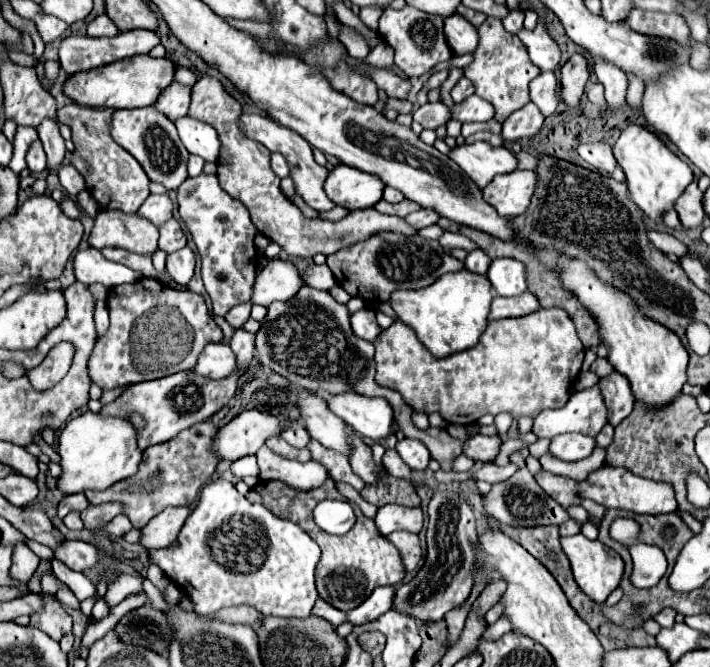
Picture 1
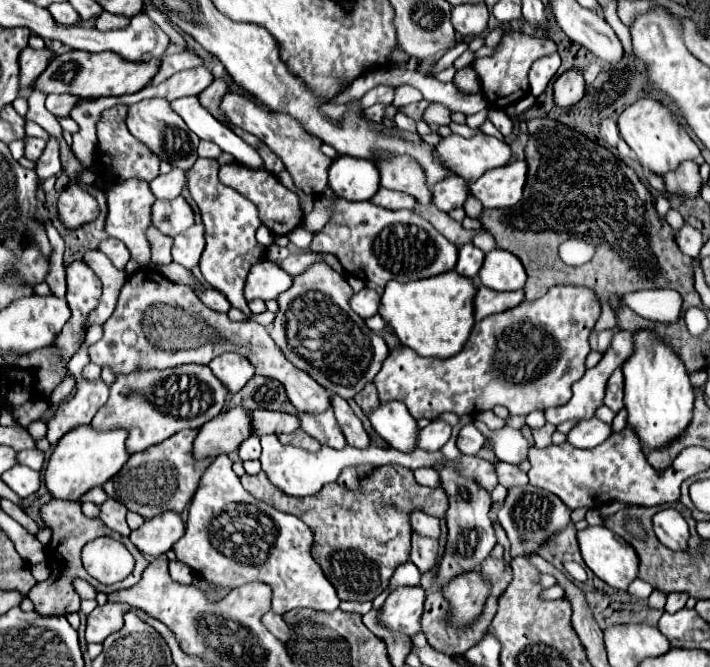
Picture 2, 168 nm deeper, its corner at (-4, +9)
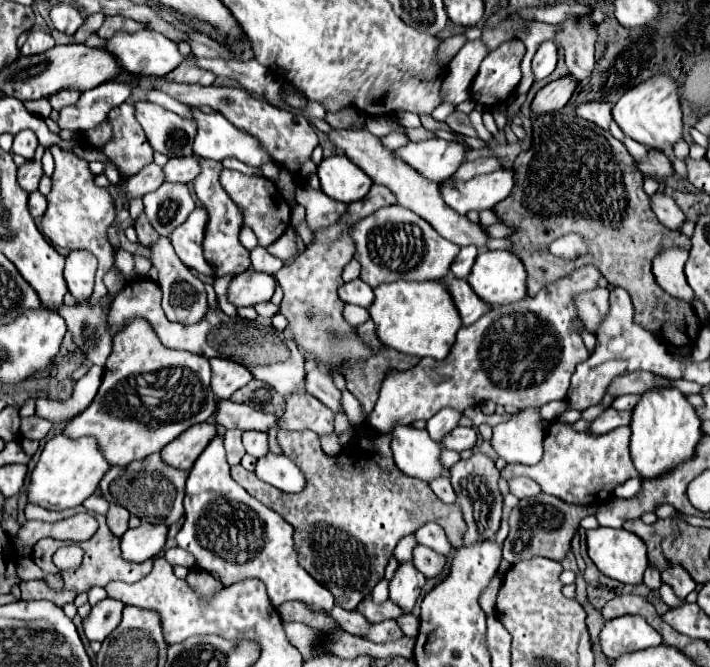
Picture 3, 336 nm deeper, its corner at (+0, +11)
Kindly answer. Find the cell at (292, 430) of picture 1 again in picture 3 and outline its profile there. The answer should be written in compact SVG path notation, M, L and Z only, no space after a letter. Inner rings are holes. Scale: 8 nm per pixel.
M219 401L217 405L217 423L225 429L241 429L241 431L271 431L277 425L277 417L271 413L261 413L243 403Z

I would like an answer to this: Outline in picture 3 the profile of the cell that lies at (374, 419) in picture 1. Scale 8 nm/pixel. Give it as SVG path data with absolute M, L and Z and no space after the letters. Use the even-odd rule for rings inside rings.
M393 425L391 429L391 449L395 457L395 465L421 481L431 481L443 473L439 463L441 445L431 441L425 429L415 429L413 425Z

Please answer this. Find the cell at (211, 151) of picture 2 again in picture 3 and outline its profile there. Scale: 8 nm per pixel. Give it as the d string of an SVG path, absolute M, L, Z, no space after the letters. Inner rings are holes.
M199 109L193 111L199 123L193 145L197 157L215 159L215 161L221 161L225 157L235 157L251 167L259 167L271 161L271 157L261 149L255 137L235 129L223 115L219 113L205 115Z

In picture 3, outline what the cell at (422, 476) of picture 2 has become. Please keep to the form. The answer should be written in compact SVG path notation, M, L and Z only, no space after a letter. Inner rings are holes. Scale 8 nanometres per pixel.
M443 473L439 477L435 477L433 481L429 481L429 487L433 489L433 493L445 501L445 503L455 503L455 491L451 489L451 483L449 483L449 475Z

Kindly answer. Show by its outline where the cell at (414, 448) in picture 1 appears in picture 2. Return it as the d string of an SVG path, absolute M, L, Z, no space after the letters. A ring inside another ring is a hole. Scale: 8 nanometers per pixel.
M443 419L431 421L425 429L419 431L419 449L425 451L437 451L441 449L451 437L451 425Z

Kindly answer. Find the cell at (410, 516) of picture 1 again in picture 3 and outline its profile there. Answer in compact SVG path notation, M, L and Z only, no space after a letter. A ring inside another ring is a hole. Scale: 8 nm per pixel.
M425 523L417 533L415 533L415 539L419 545L425 545L425 547L431 547L443 555L449 553L451 549L451 543L443 531L443 527L439 527L437 523Z

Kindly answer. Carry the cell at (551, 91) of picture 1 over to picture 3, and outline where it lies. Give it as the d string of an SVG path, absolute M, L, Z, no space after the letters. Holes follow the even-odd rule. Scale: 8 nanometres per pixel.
M553 41L541 43L535 57L533 57L533 63L531 63L531 71L533 71L535 81L545 79L547 75L551 75L555 65L557 65L557 47L555 47L555 43Z

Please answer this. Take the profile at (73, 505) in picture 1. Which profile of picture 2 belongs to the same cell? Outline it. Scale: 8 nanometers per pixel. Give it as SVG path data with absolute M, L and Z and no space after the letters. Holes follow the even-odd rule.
M95 487L95 489L87 491L87 493L83 495L83 499L81 499L81 501L93 501L95 505L103 505L103 503L105 503L105 499L107 499L107 493L105 493L101 487Z

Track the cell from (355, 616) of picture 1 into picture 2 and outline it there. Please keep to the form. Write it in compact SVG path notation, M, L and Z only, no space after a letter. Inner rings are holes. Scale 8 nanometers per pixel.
M407 561L403 565L397 567L395 575L391 577L391 585L389 585L389 591L393 591L395 587L401 587L401 585L419 585L421 581L421 573L417 571L415 563Z

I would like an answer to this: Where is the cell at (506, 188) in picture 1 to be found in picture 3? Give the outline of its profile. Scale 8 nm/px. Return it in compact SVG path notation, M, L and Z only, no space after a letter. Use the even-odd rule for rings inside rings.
M497 169L487 175L477 175L463 183L441 183L441 195L445 203L459 215L467 215L471 209L491 209L495 203L509 197L515 185L513 169Z

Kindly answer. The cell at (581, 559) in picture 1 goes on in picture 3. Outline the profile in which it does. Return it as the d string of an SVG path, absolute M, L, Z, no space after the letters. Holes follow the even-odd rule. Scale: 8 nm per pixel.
M597 527L597 529L587 531L587 549L589 549L591 561L597 565L597 569L603 575L607 575L619 583L627 583L627 585L643 583L643 573L649 565L647 565L645 545L643 545L643 541L639 541L639 537L635 537L635 533L629 533L625 529Z

